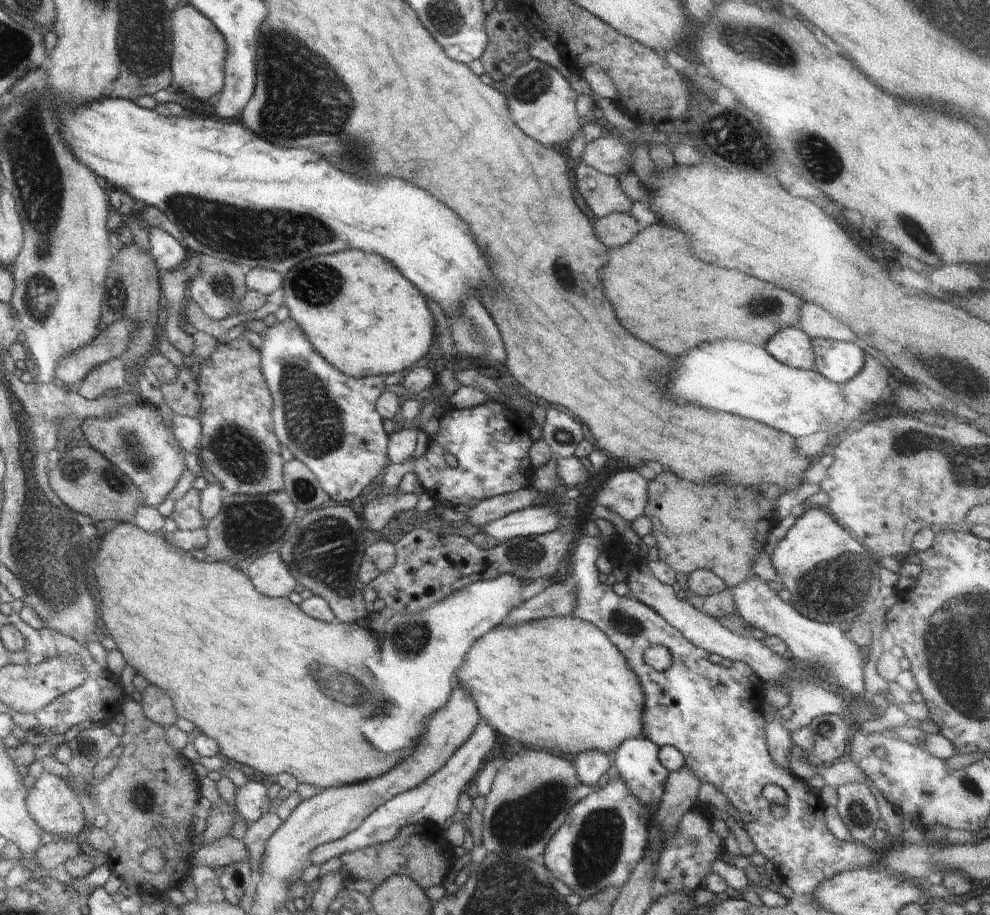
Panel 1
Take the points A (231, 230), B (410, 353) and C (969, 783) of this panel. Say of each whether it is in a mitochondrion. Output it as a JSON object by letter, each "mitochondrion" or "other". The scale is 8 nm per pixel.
{"A":"mitochondrion","B":"other","C":"mitochondrion"}

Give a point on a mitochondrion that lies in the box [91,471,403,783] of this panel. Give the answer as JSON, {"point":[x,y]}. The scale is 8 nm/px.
{"point":[325,552]}

